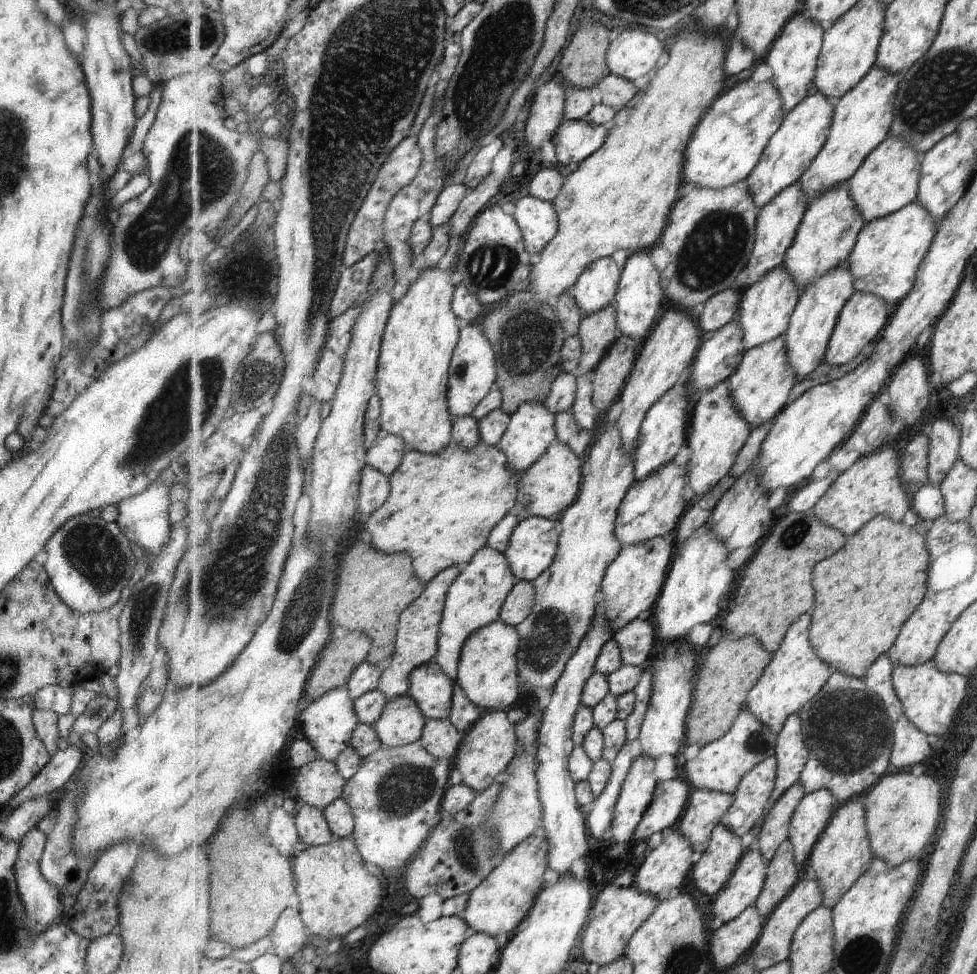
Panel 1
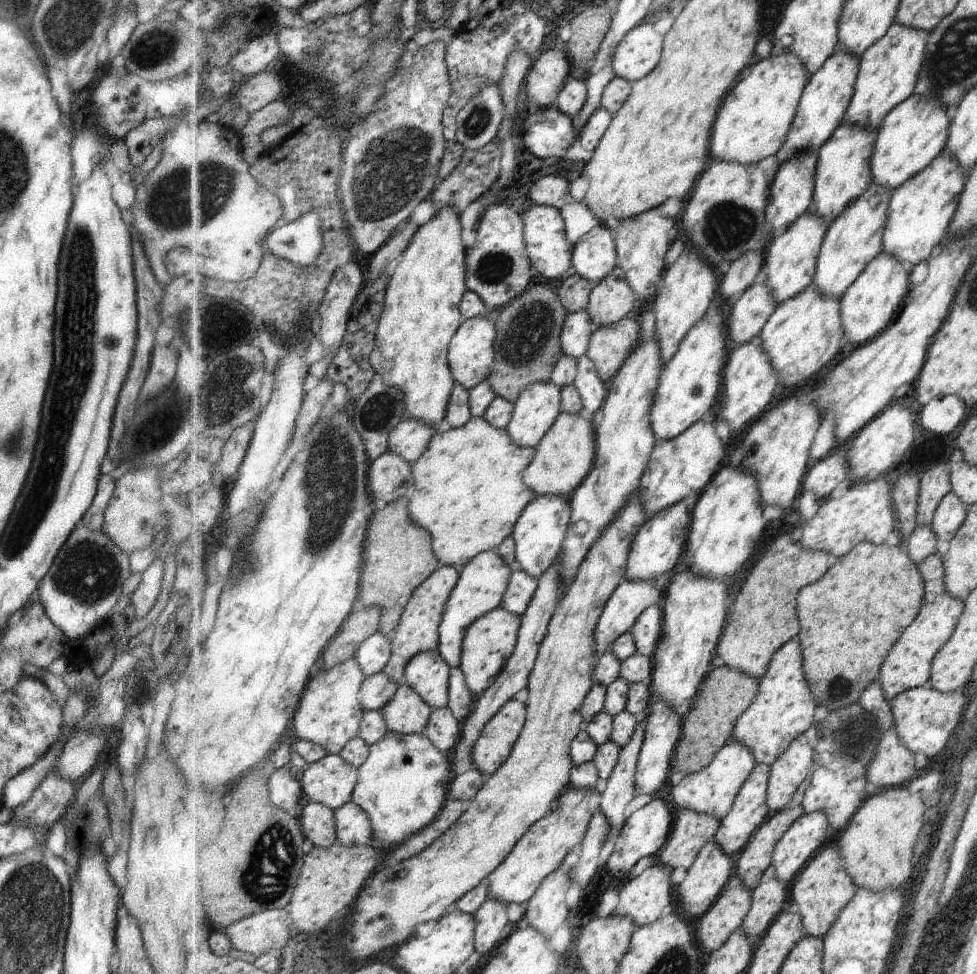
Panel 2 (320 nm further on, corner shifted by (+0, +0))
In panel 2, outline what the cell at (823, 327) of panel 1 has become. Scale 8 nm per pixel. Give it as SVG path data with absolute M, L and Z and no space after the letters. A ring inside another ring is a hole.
M873 181L869 188L852 205L829 224L828 234L820 250L814 282L822 293L842 298L847 289L860 277L868 264L884 252L883 237L888 224L893 189Z

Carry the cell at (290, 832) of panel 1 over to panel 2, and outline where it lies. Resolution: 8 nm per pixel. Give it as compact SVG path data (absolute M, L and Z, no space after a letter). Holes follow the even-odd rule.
M281 767L270 775L268 785L272 801L299 819L302 815L299 800L305 794L301 781L291 776L289 769Z

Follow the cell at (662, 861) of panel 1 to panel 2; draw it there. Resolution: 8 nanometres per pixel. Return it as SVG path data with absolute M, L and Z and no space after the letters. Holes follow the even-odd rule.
M658 862L635 880L626 880L614 914L631 917L639 928L659 920L673 904L671 874L673 869L670 866Z

